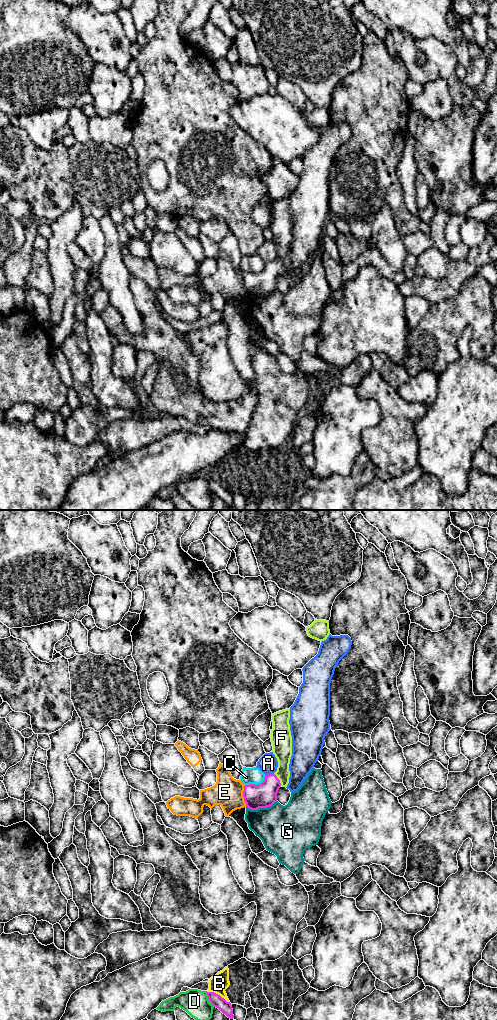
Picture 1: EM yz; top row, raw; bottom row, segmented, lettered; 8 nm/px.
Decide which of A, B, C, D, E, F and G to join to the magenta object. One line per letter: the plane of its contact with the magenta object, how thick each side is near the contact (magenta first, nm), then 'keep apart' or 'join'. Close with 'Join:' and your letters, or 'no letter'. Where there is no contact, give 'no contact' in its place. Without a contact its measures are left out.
A: meets magenta in yz; 200 nm thick on the magenta side, 150 nm on the other; keep apart
B: meets magenta in yz; 100 nm thick on the magenta side, 150 nm on the other; keep apart
C: meets magenta in yz; 200 nm thick on the magenta side, 130 nm on the other; keep apart
D: meets magenta in yz; 100 nm thick on the magenta side, 220 nm on the other; keep apart
E: meets magenta in yz; 200 nm thick on the magenta side, 240 nm on the other; keep apart
F: meets magenta in yz; 200 nm thick on the magenta side, 160 nm on the other; join
G: meets magenta in yz; 200 nm thick on the magenta side, 380 nm on the other; keep apart
Join: F

